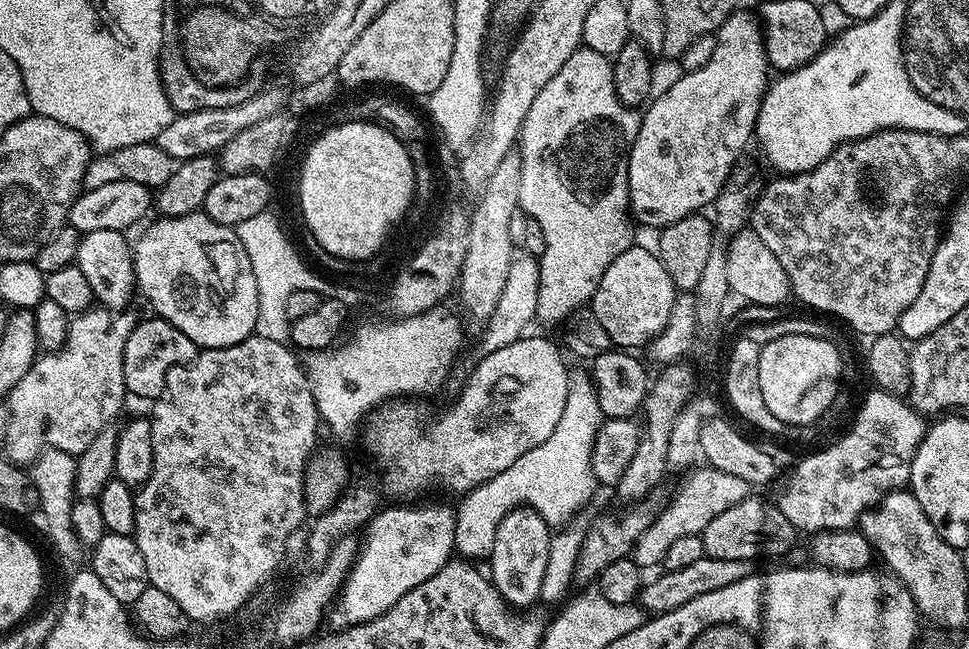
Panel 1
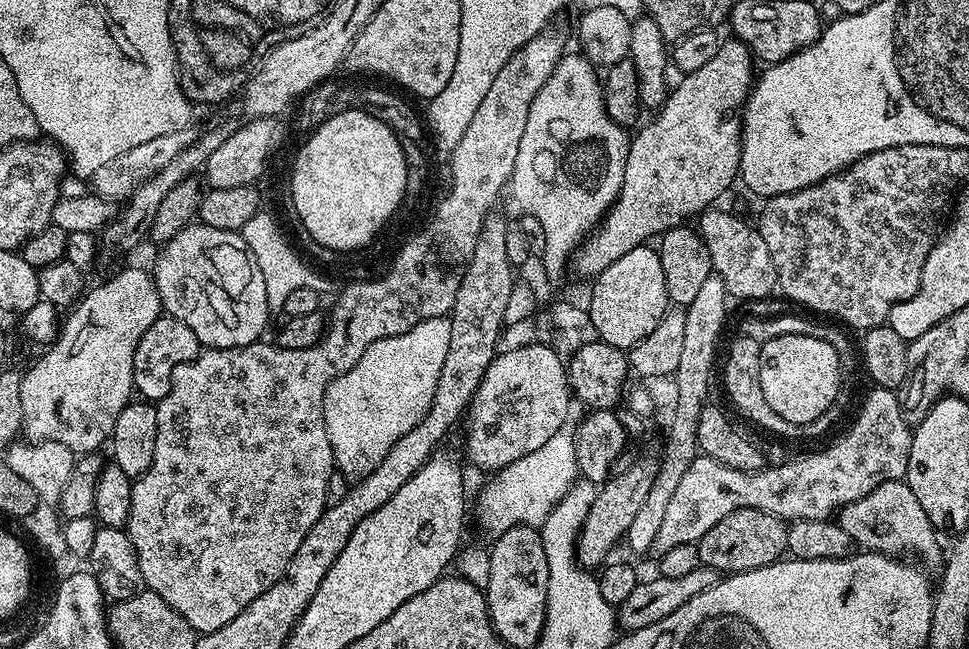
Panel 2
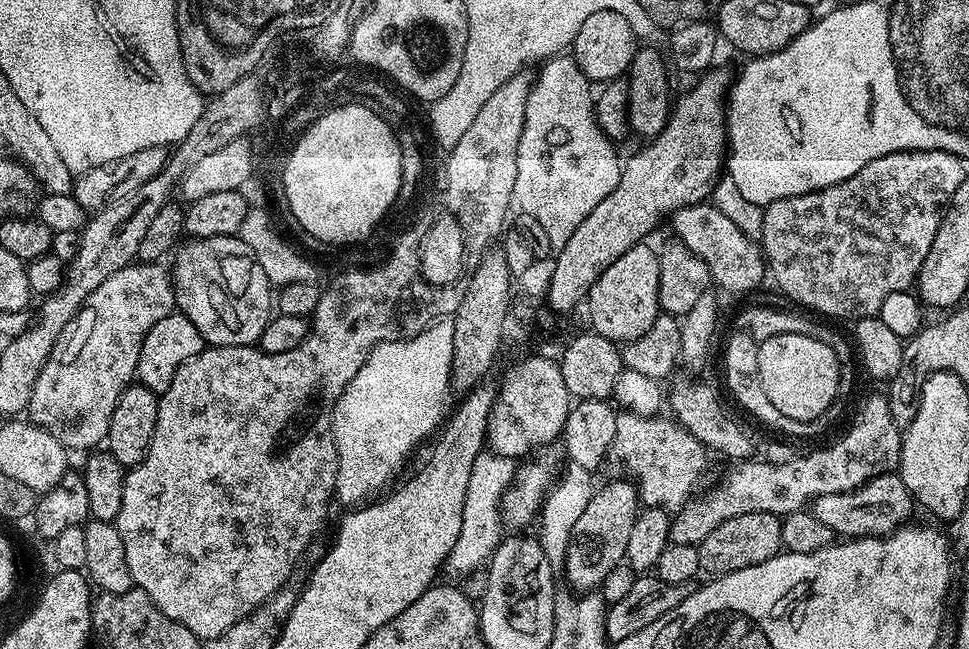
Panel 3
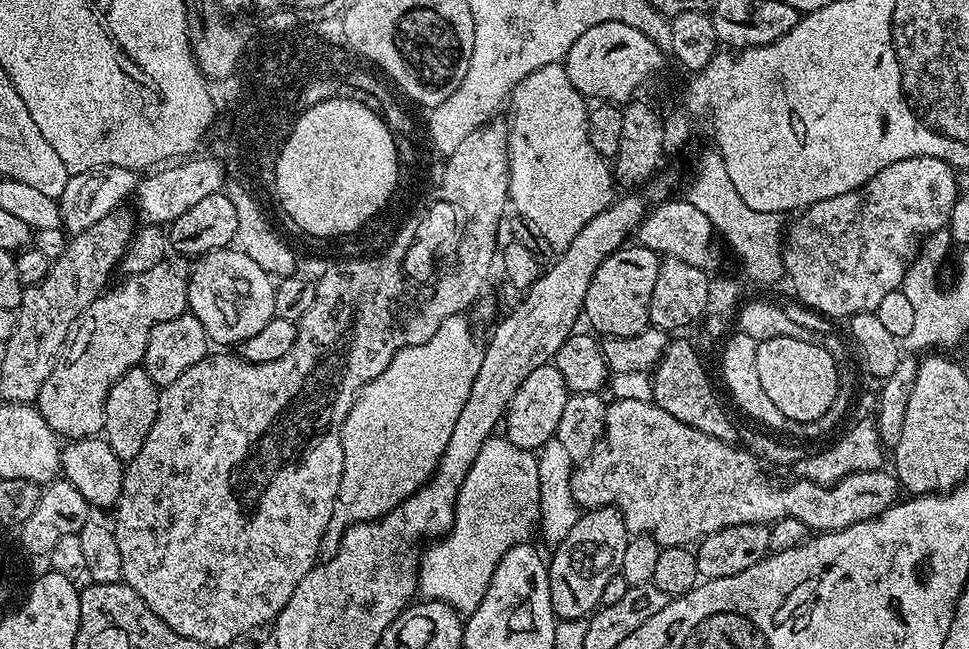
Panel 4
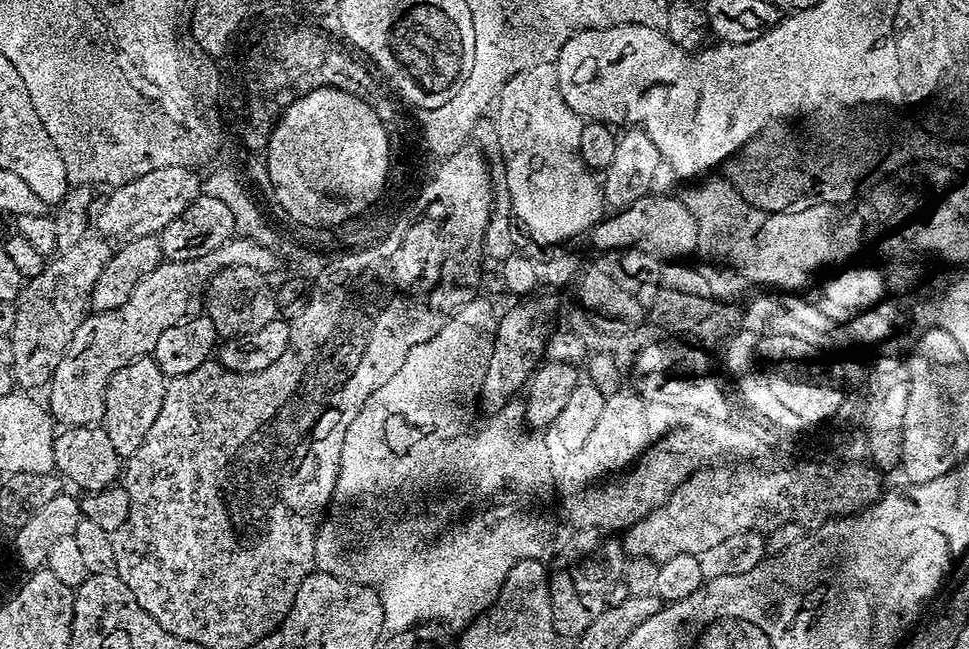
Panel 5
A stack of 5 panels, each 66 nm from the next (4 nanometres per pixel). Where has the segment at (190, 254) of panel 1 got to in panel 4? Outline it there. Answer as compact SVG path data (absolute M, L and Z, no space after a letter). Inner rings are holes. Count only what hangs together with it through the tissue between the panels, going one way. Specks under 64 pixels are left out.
M239 247L219 248L207 252L191 265L188 274L188 311L198 318L198 322L202 322L213 345L239 346L272 320L275 289L273 277Z

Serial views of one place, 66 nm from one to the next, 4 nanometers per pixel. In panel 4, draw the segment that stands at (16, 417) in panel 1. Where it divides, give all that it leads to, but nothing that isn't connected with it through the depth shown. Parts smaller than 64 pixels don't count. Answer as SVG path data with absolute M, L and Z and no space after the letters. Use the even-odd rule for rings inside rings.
M184 258L177 261L177 264L172 264L171 259L166 259L142 274L121 279L122 282L117 288L109 287L98 299L90 302L90 306L86 306L65 347L64 355L54 366L50 378L46 378L34 402L42 418L46 418L48 425L56 431L57 437L68 442L85 440L87 436L99 437L104 430L104 407L107 395L110 394L116 380L143 361L146 354L146 341L150 339L150 330L158 326L158 322L178 318L183 312L188 311L190 264Z

